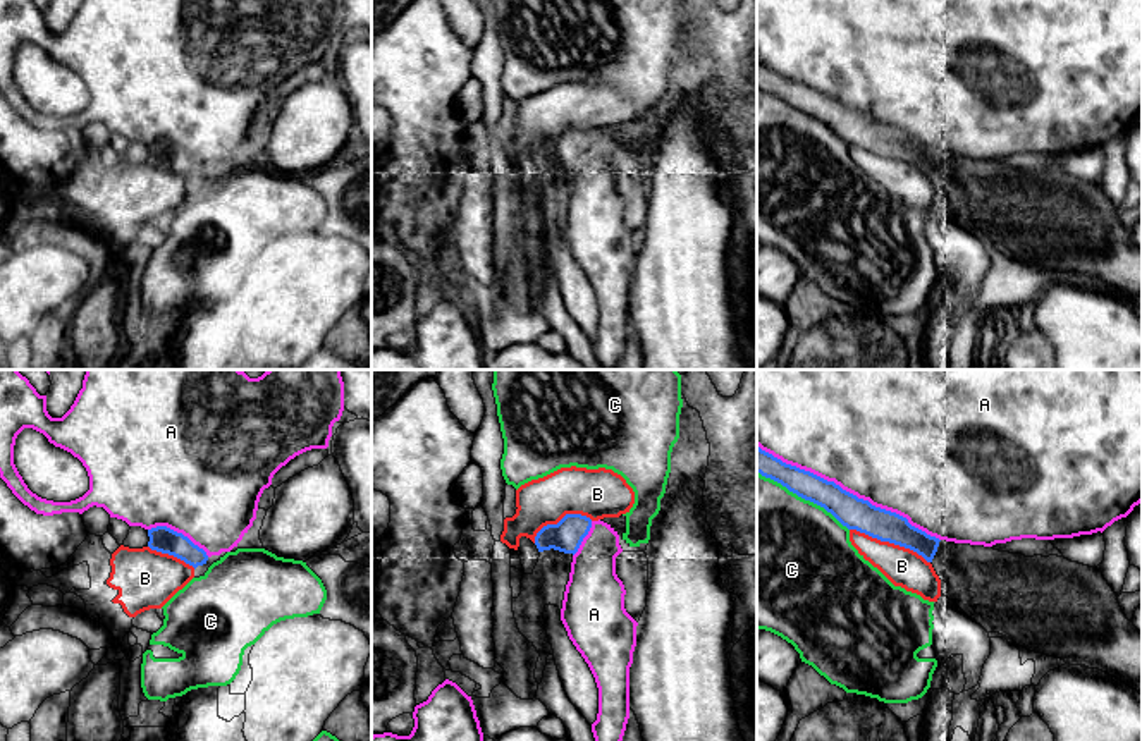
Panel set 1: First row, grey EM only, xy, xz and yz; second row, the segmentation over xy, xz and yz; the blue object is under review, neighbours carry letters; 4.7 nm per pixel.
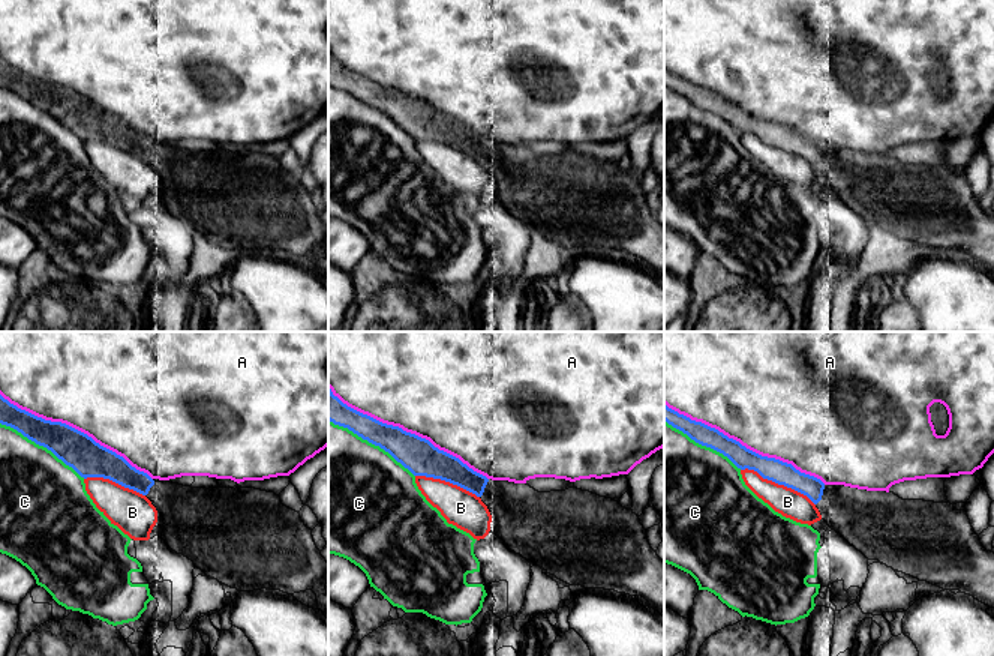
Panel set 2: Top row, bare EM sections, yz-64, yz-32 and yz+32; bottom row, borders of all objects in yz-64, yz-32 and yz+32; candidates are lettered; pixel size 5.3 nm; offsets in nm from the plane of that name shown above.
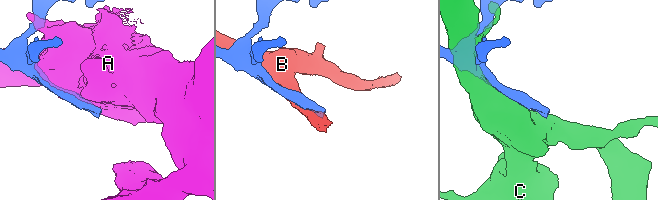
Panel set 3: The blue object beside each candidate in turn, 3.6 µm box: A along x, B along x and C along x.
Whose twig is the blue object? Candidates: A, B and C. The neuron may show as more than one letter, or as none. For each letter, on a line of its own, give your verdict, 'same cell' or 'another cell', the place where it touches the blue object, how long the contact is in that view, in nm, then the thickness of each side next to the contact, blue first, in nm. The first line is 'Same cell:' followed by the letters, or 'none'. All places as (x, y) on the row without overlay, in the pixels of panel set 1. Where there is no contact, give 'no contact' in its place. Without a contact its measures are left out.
Same cell: none
A: another cell | yz (848, 107) | 950 nm | 150/500 nm
B: another cell | yz (890, 157) | 400 nm | 150/180 nm
C: another cell | yz (804, 112) | 500 nm | 150/480 nm

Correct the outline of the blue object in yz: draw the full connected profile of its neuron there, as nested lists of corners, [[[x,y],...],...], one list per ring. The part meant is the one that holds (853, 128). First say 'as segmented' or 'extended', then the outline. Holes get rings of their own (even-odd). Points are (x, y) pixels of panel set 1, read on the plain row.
extended | [[[758,60],[757,88],[781,98],[798,112],[824,122],[848,144],[856,144],[881,156],[889,156],[922,170],[932,179],[939,191],[942,210],[953,215],[956,222],[960,222],[987,248],[999,248],[1030,266],[1061,273],[1070,280],[1099,284],[1137,306],[1142,304],[1142,248],[1127,234],[1118,218],[1118,210],[1108,199],[1101,186],[1058,170],[1025,172],[1022,168],[999,167],[992,162],[939,155],[912,141],[906,132],[875,122],[869,115],[858,113],[856,110],[843,105],[834,96],[827,96],[810,86],[786,79],[762,65]]]

